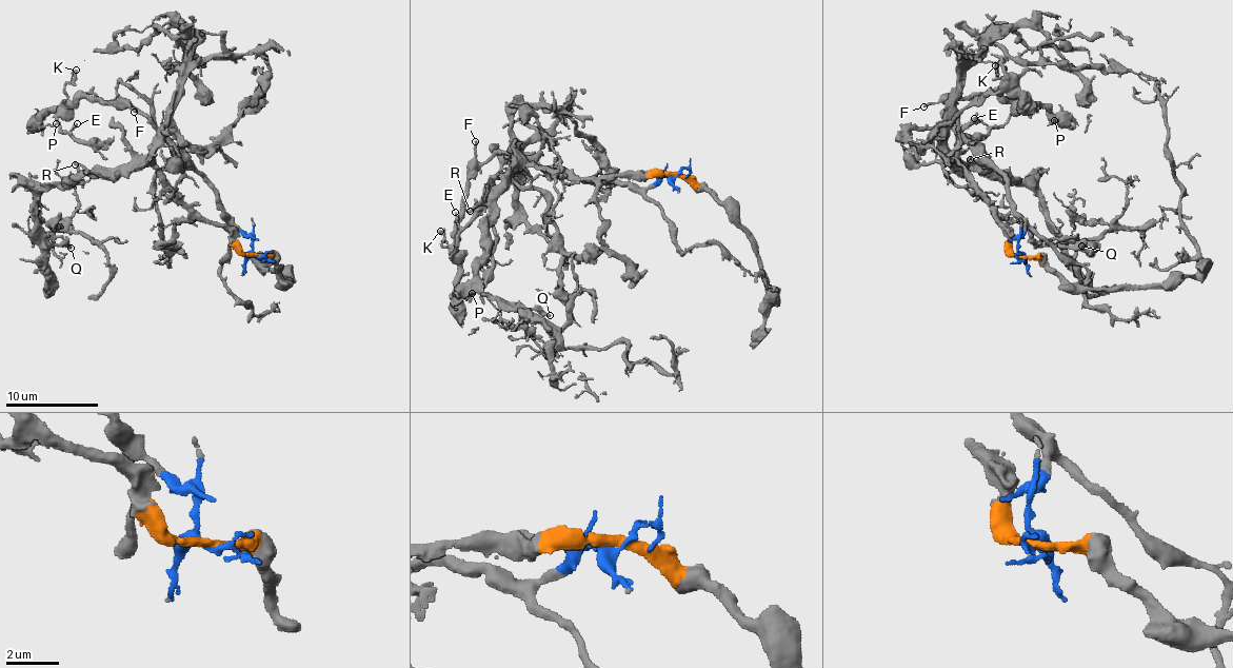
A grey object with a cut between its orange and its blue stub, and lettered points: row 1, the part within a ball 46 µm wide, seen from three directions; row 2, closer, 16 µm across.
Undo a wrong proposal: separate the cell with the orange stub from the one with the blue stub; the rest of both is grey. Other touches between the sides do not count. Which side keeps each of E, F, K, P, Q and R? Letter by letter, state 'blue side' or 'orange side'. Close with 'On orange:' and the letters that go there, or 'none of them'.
E: blue side
F: blue side
K: blue side
P: blue side
Q: orange side
R: orange side
On orange: Q, R

